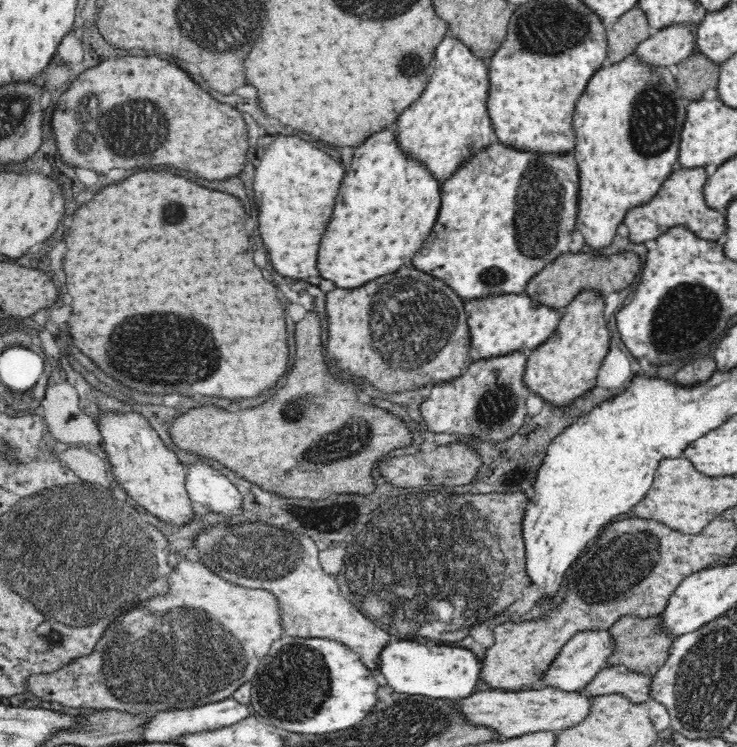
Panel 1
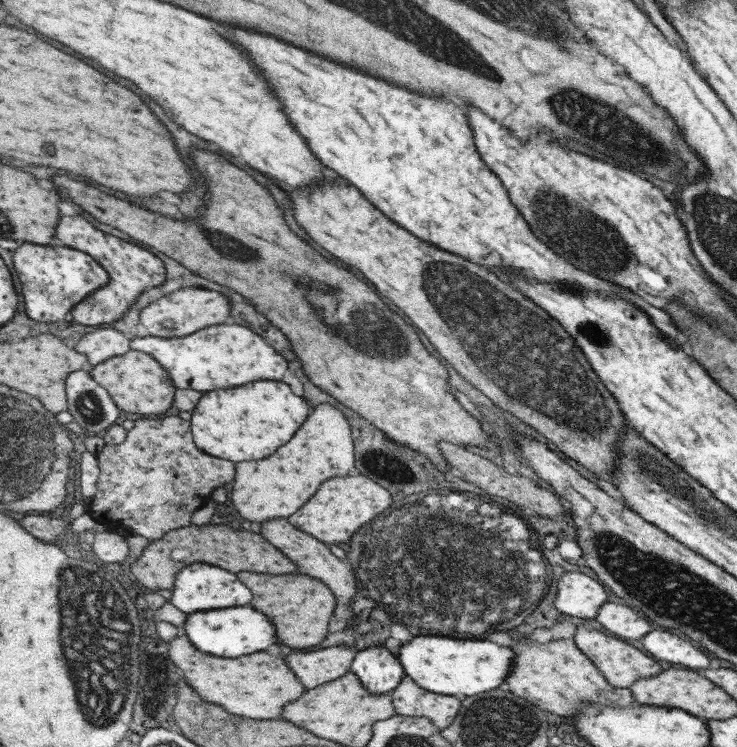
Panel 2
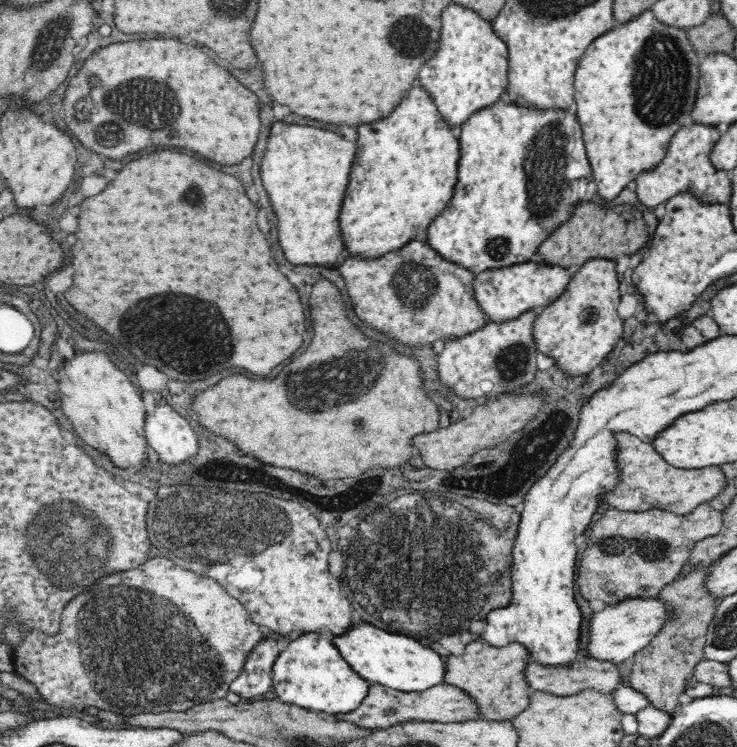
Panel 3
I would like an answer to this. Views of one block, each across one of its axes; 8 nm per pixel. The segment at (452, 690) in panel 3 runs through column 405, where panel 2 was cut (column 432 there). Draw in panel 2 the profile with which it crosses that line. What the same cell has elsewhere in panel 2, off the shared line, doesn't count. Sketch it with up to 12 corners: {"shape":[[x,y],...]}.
{"shape":[[409,675],[393,691],[397,715],[430,718],[440,729],[462,700],[419,686]]}

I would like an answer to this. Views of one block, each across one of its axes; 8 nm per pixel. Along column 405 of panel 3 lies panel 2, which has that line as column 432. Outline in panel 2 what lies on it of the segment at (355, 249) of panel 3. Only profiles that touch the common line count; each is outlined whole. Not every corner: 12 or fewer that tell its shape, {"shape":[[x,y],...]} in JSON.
{"shape":[[227,26],[323,164],[425,242],[663,309],[535,236],[463,108]]}

